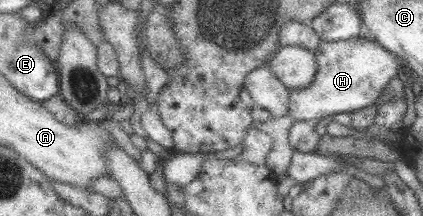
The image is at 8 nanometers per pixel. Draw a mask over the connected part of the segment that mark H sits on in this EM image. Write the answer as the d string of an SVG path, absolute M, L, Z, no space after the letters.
M360 36L334 42L321 40L313 51L318 62L314 81L302 90L290 90L287 115L298 121L323 119L340 112L352 113L353 110L374 105L381 98L380 94L388 82L397 79L400 69L398 57L392 51L386 50L376 41Z

